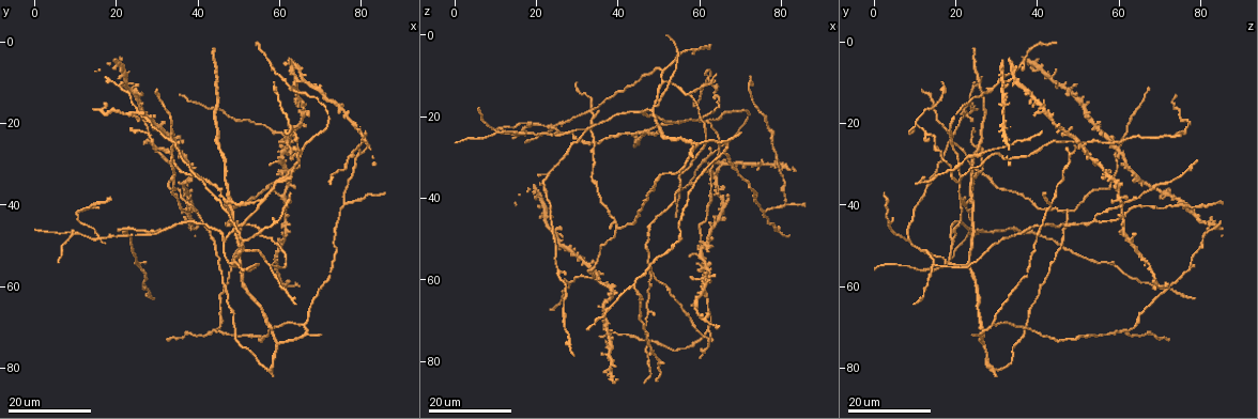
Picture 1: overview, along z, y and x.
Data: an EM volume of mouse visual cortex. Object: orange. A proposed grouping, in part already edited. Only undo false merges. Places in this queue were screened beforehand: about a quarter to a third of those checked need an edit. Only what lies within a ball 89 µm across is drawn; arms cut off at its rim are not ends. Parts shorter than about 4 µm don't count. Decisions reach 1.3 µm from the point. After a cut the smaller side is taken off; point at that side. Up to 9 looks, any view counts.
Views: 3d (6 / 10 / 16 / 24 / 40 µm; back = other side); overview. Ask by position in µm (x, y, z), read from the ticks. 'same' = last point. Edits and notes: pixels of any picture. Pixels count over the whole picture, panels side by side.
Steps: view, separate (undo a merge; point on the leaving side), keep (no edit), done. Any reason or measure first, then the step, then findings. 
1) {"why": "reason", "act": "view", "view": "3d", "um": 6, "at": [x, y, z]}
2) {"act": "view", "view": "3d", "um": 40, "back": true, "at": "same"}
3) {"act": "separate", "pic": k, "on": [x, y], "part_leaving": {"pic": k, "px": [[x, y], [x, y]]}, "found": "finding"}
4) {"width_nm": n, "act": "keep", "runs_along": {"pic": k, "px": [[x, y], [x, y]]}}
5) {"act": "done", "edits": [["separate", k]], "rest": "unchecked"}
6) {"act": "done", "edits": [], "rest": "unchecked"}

{"why": "looks like a crossing", "act": "view", "view": "3d", "um": 16, "at": [33.5, 23.5, 19.0]}

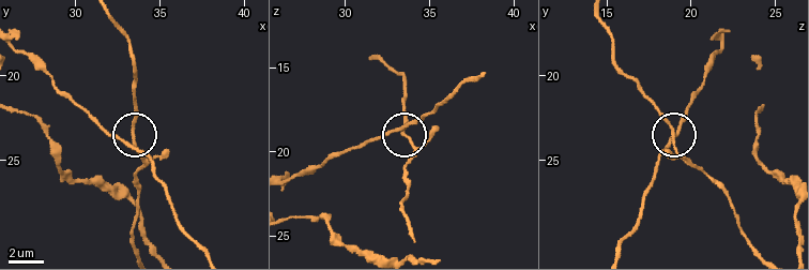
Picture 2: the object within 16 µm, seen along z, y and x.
{"why": "closer look", "act": "view", "view": "3d", "um": 6, "at": [33.6, 24.0, 19.0]}

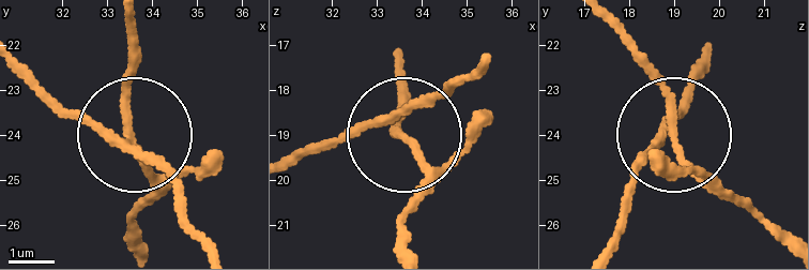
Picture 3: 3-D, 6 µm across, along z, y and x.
{"width_nm": 180, "act": "keep", "found": "all the same neuron"}

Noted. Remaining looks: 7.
{"why": "three arms meet", "act": "view", "view": "3d", "um": 24, "at": [24.5, 17.5, 22.0]}

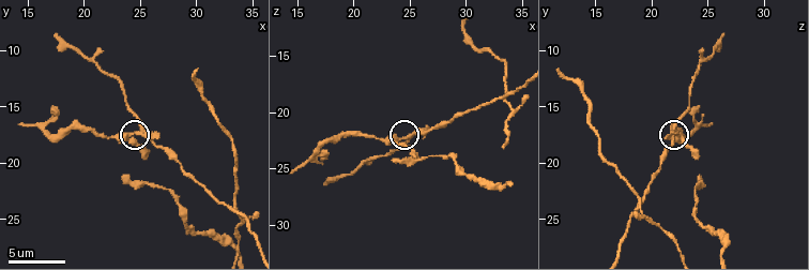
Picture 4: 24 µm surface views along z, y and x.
{"act": "view", "view": "3d", "um": 10, "at": [25.0, 17.0, 22.0]}

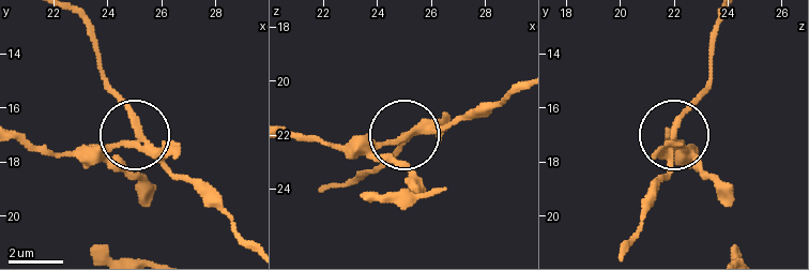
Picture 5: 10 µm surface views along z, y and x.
{"act": "separate", "pic": 5, "on": [115, 147], "part_leaving": {"pic": 5, "px": [[152, 149], [50, 153], [23, 147]]}, "found": "a second neuron is stuck on"}

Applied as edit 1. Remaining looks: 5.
{"why": "three arms meet", "act": "view", "view": "3d", "um": 16, "at": [56.0, 39.0, 21.5]}

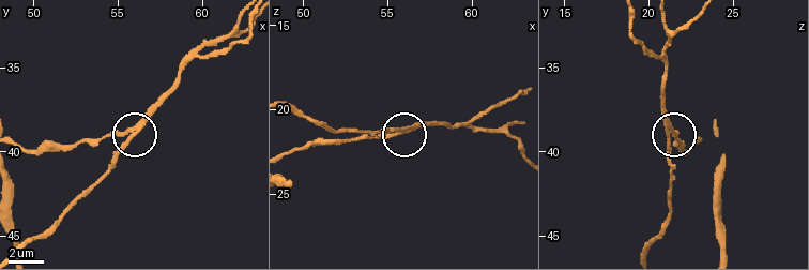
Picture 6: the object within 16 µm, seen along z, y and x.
{"act": "view", "view": "3d", "um": 10, "at": [55.5, 38.9, 21.4]}

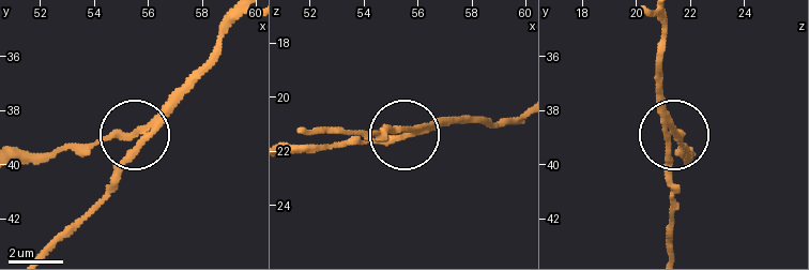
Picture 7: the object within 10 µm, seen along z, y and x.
{"arms": 3, "act": "separate", "pic": 7, "on": [120, 140], "part_leaving": {"pic": 7, "px": [[151, 120], [84, 145], [21, 152]]}, "found": "a second neuron is stuck on"}

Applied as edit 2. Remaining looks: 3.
{"why": "redraw", "act": "view", "view": "overview"}

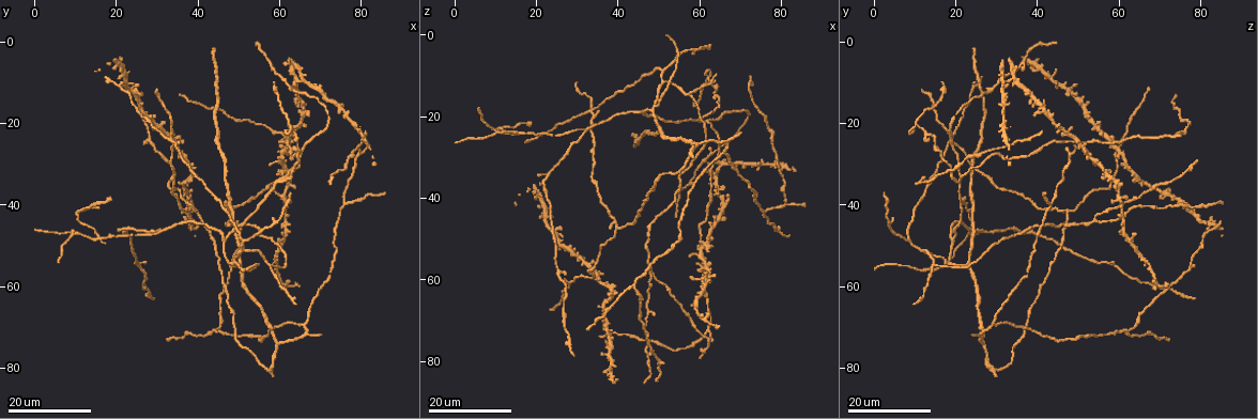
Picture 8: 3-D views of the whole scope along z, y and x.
{"why": "three arms meet", "act": "view", "view": "3d", "um": 24, "at": [48.0, 43.5, 54.0]}

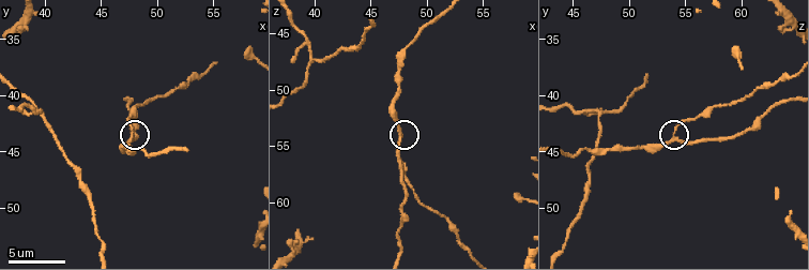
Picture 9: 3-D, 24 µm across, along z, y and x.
{"act": "view", "view": "3d", "um": 6, "at": [47.8, 43.6, 54.0]}

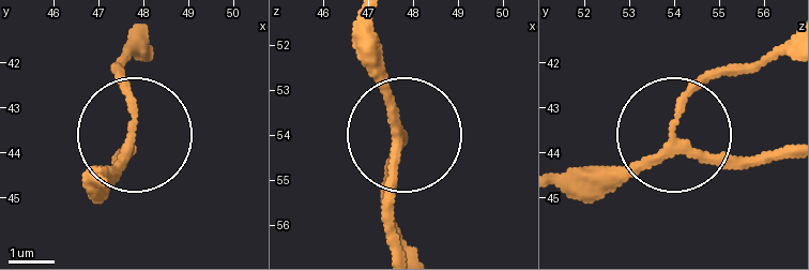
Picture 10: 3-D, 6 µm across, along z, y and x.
{"width_nm": 160, "act": "keep", "runs_along": {"pic": 10, "px": [[565, 183], [623, 175], [681, 137], [727, 160], [783, 160]]}, "found": "continuous, no second neuron"}

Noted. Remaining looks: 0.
{"act": "done", "edits": [["separate", 5], ["separate", 7]], "rest": "unchecked"}

